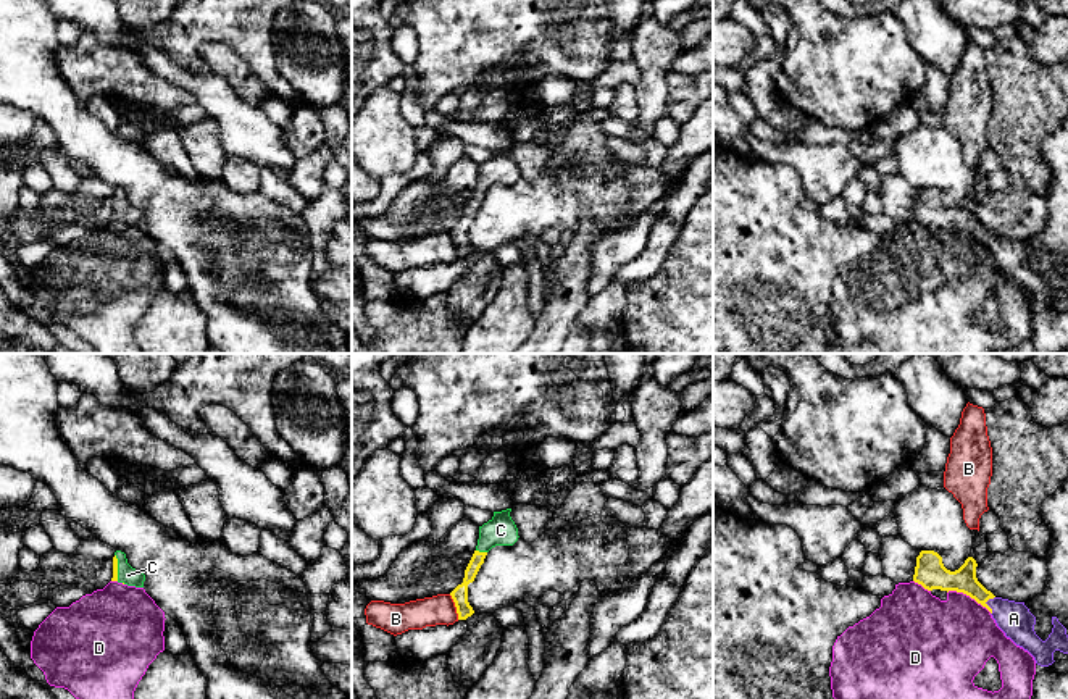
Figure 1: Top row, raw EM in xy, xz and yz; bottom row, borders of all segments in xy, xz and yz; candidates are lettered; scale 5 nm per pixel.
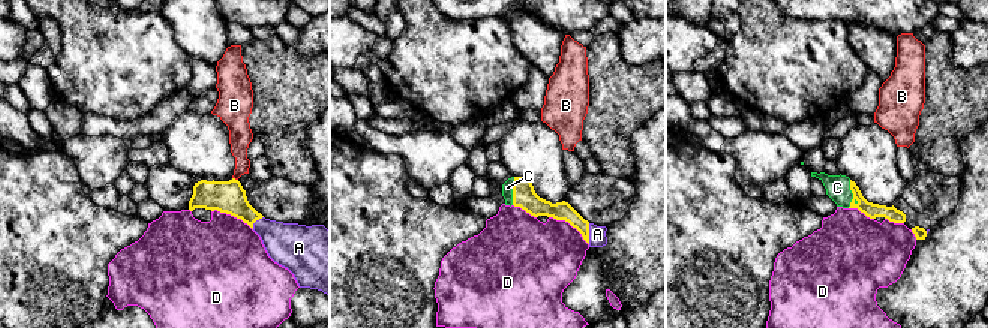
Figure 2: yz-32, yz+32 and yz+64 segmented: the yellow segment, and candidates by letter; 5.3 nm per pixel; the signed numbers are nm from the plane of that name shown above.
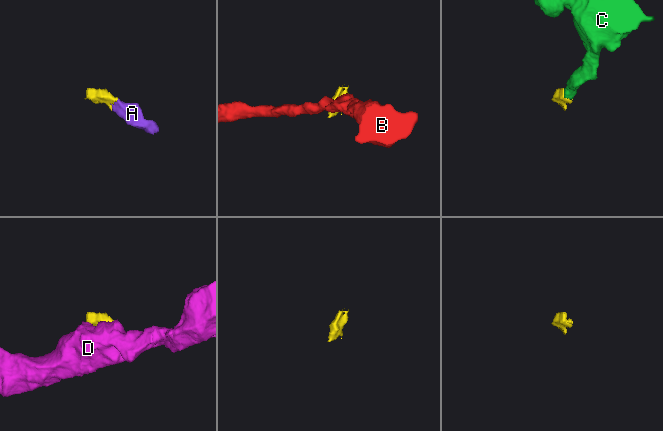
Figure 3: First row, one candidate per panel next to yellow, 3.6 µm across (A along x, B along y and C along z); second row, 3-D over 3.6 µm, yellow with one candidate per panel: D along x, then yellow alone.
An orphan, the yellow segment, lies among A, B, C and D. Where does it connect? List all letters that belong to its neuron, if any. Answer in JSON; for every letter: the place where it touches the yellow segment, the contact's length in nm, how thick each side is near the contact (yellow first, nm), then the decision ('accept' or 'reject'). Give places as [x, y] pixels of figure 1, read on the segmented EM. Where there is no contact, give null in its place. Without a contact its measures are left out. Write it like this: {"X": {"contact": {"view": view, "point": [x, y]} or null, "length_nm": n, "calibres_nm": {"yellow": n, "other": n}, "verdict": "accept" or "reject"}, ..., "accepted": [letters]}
{"A": {"contact": {"view": "yz", "point": [986, 604]}, "length_nm": 100, "calibres_nm": {"yellow": 130, "other": 170}, "verdict": "accept"}, "B": {"contact": {"view": "xz", "point": [455, 606]}, "length_nm": 140, "calibres_nm": {"yellow": 80, "other": 150}, "verdict": "reject"}, "C": {"contact": {"view": "xz", "point": [481, 552]}, "length_nm": 60, "calibres_nm": {"yellow": 80, "other": 150}, "verdict": "accept"}, "D": {"contact": {"view": "yz", "point": [970, 596]}, "length_nm": 240, "calibres_nm": {"yellow": 160, "other": 420}, "verdict": "reject"}, "accepted": ["A", "C"]}

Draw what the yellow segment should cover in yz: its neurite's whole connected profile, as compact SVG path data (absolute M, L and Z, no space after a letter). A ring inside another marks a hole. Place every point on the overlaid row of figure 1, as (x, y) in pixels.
M921 550L916 557L913 581L928 591L957 591L974 599L991 612L1005 636L1028 651L1041 667L1049 667L1055 662L1055 651L1068 654L1066 628L1057 617L1052 617L1052 633L1042 641L1034 631L1036 617L1024 602L995 597L978 581L976 567L976 560L968 557L958 570L950 571L944 567L937 552Z

